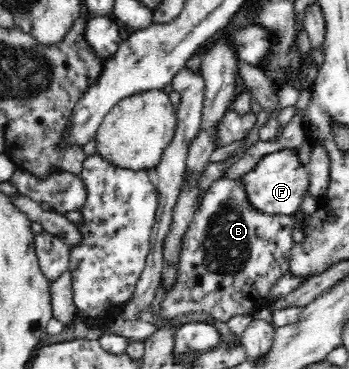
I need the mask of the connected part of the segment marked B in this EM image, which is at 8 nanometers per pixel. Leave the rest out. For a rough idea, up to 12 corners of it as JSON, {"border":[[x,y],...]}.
{"border":[[221,176],[186,230],[165,322],[227,322],[290,270],[296,216]]}

